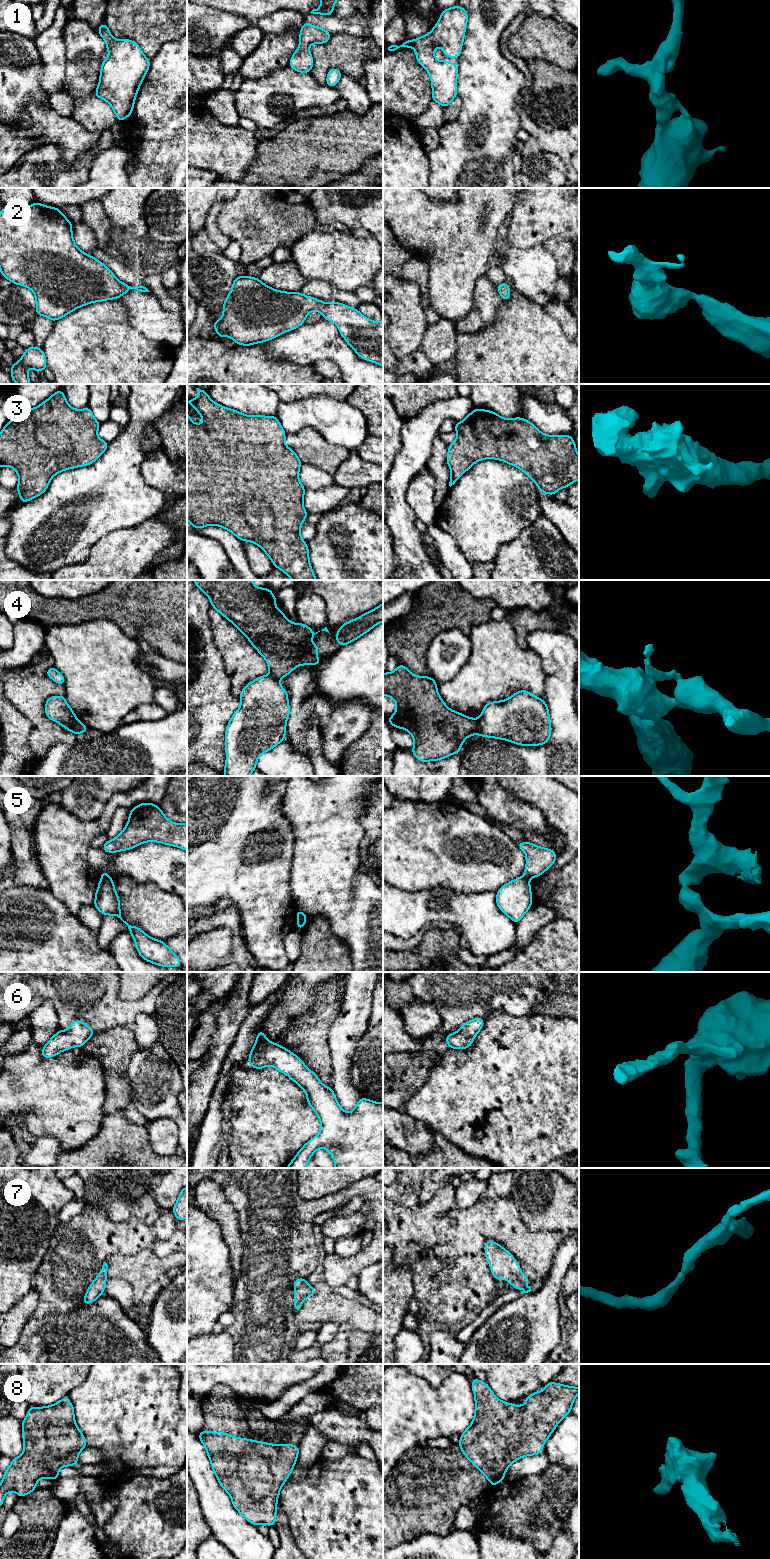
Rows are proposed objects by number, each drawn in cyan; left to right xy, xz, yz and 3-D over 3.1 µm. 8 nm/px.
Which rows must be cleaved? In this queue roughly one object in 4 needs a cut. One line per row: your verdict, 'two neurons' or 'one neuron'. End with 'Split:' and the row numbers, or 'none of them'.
1: one neuron
2: one neuron
3: one neuron
4: two neurons
5: two neurons
6: one neuron
7: one neuron
8: one neuron
Split: 4, 5

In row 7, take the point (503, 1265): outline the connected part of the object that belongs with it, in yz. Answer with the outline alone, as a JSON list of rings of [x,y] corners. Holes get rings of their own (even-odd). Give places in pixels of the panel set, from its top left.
[[[486,1241],[484,1253],[495,1280],[507,1279],[518,1290],[531,1281],[521,1272],[520,1265],[512,1254],[495,1241]]]

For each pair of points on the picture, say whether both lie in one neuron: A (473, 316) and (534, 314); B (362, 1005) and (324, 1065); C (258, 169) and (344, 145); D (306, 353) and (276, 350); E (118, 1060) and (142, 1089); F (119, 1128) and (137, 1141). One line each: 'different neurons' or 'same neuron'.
A: different neurons
B: different neurons
C: same neuron
D: same neuron
E: different neurons
F: same neuron

